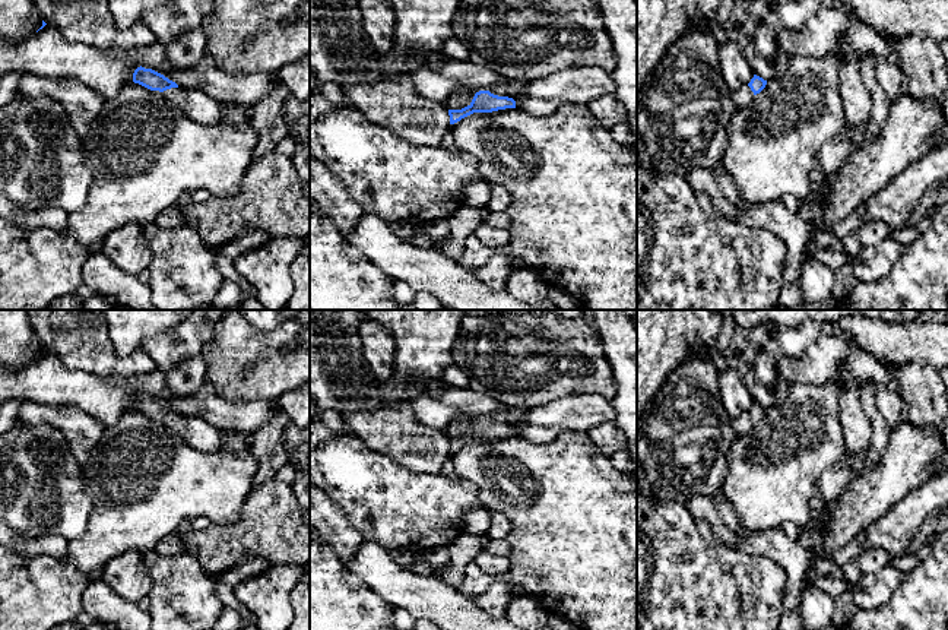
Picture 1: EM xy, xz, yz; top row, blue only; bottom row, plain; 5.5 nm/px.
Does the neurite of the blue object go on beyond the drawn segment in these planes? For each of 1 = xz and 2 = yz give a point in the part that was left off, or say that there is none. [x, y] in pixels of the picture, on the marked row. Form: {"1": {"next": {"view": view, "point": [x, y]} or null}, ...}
{"1": {"next": {"view": "xz", "point": [513, 88]}}, "2": {"next": {"view": "yz", "point": [744, 97]}}}

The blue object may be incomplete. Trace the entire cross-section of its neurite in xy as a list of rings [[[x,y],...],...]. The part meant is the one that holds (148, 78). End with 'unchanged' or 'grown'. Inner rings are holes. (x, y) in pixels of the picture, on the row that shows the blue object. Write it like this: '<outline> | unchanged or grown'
[[[137,67],[133,73],[133,82],[150,91],[162,92],[168,102],[200,124],[215,126],[225,118],[223,102],[207,96],[202,91],[181,88],[152,69]]] | grown

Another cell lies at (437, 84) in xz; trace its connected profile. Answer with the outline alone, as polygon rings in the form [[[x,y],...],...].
[[[444,58],[437,69],[422,64],[408,75],[422,98],[441,104],[453,91],[489,91],[511,80],[470,60],[450,58]]]

